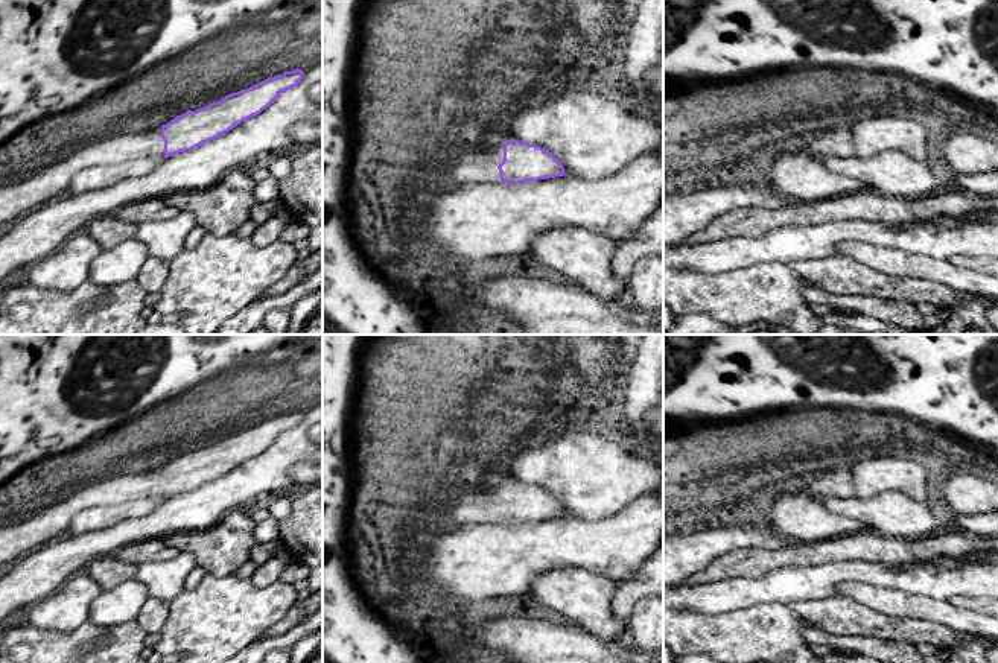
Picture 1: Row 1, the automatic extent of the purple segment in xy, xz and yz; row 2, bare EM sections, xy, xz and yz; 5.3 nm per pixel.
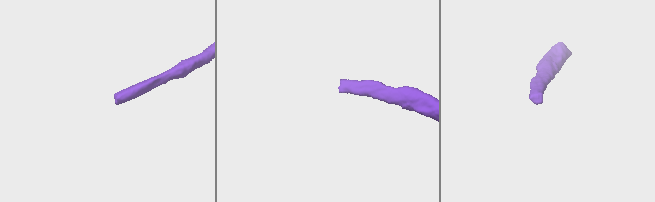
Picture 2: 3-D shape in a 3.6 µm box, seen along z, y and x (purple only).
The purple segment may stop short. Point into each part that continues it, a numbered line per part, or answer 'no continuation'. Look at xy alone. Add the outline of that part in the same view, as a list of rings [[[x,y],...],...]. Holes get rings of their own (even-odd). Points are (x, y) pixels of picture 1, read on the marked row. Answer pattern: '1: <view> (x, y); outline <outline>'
1: xy (15, 201); outline [[[161,128],[110,135],[79,148],[70,157],[41,169],[21,182],[0,186],[0,230],[68,193],[70,182],[78,172],[96,164],[120,164],[138,158],[164,158]]]

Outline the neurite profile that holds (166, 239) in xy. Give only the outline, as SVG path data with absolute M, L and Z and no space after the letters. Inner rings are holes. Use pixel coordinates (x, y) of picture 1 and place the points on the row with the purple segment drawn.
M180 211L169 220L137 225L135 236L146 245L151 257L170 262L184 249L186 237L195 227L195 216Z

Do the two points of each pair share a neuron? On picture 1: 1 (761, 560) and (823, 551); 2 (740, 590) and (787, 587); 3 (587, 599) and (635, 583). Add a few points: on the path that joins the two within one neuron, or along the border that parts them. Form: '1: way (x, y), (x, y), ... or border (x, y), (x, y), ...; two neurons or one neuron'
1: way (776, 558), (808, 554); one neuron
2: way (752, 590), (775, 587); one neuron
3: border (615, 581), (613, 613), (624, 624); two neurons

